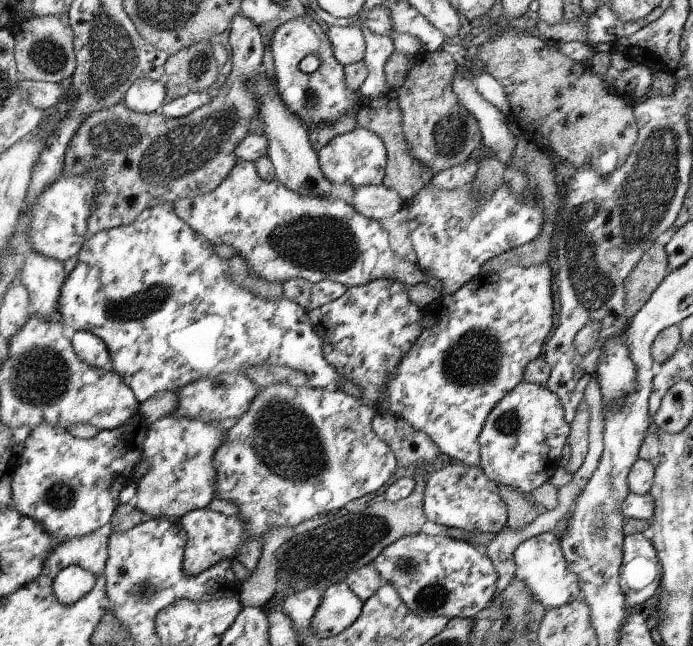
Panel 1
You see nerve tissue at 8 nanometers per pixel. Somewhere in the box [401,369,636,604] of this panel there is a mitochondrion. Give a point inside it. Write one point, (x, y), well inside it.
(509, 423)

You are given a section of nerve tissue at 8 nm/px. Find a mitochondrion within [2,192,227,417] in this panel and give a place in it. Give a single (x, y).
(41, 375)

